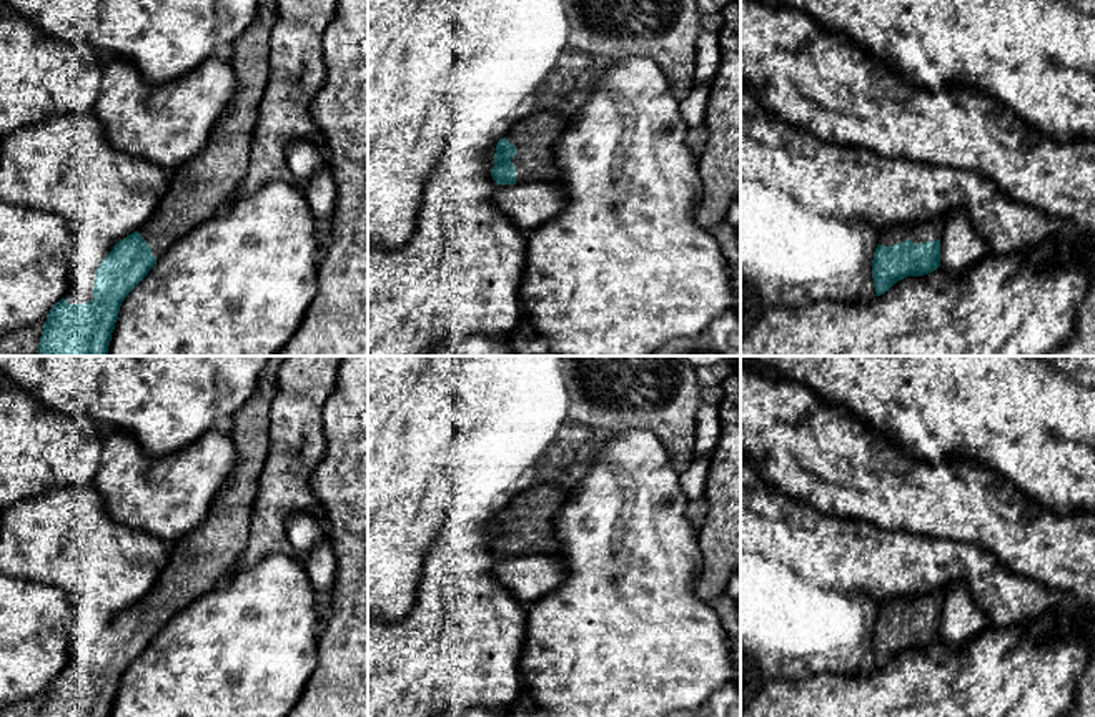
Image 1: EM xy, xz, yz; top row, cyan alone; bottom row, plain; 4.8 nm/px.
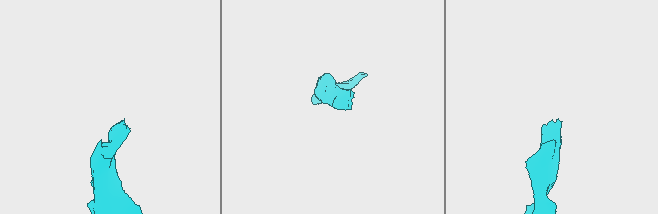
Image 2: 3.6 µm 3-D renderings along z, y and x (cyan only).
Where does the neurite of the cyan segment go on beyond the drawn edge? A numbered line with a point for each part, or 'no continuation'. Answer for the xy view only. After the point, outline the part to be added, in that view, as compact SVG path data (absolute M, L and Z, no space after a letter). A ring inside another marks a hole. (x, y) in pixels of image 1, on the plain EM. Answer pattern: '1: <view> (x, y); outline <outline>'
1: xy (203, 559); outline M270 356L255 393L231 416L230 439L236 464L203 522L170 544L168 562L136 604L160 632L196 599L220 587L248 544L260 476L270 452L270 409L278 394L278 371L288 356Z

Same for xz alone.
1: xz (535, 509); outline M549 484L533 486L508 504L506 512L516 519L511 536L516 539L516 556L556 554L554 517L569 492Z

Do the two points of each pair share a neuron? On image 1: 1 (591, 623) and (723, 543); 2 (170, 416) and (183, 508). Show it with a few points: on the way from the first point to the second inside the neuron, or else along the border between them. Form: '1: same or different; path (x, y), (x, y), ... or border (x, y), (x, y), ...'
1: different; border (698, 533), (701, 573), (694, 594)
2: different; border (208, 430), (165, 454), (147, 454), (137, 443)

